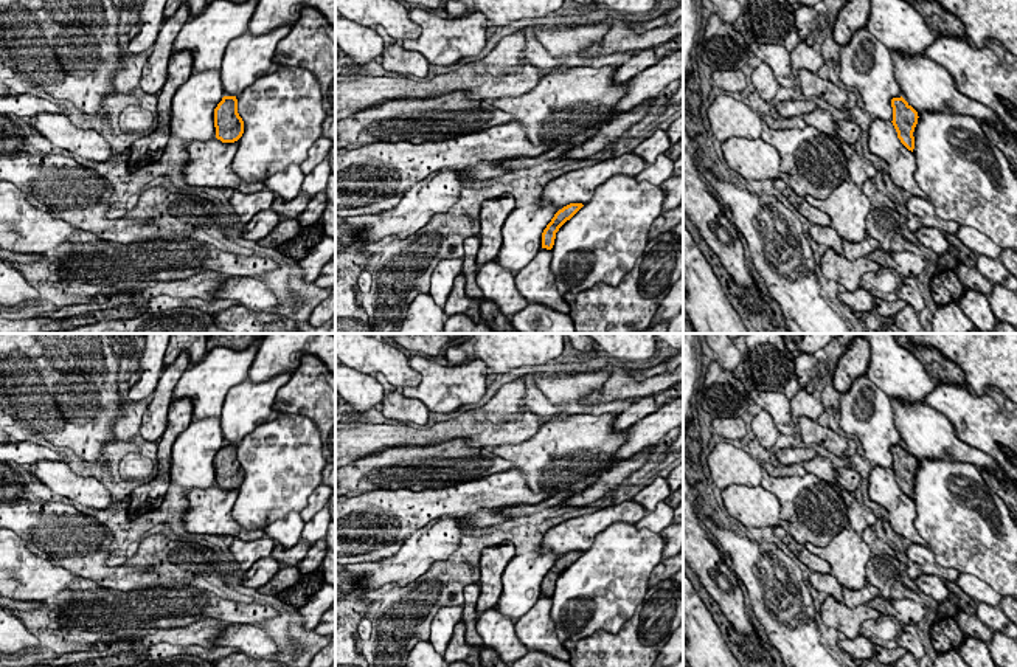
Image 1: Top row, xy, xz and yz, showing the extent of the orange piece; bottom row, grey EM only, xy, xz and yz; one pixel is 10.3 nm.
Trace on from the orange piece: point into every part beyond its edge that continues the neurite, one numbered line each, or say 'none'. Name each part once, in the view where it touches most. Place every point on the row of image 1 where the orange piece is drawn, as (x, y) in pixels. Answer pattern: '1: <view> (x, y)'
none

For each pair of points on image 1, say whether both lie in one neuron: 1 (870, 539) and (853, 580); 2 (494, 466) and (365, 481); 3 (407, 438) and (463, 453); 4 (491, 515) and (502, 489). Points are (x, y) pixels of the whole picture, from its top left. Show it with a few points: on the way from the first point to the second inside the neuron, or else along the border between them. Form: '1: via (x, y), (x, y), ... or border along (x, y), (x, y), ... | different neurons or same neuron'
1: border along (860, 534), (860, 539), (870, 548), (867, 582) | different neurons
2: via (461, 470), (398, 473) | same neuron
3: border along (471, 445), (466, 439), (449, 439), (404, 447) | different neurons
4: border along (494, 508), (478, 508), (458, 517) | different neurons

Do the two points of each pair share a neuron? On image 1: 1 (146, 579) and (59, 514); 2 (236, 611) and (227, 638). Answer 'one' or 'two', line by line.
1: one
2: two

